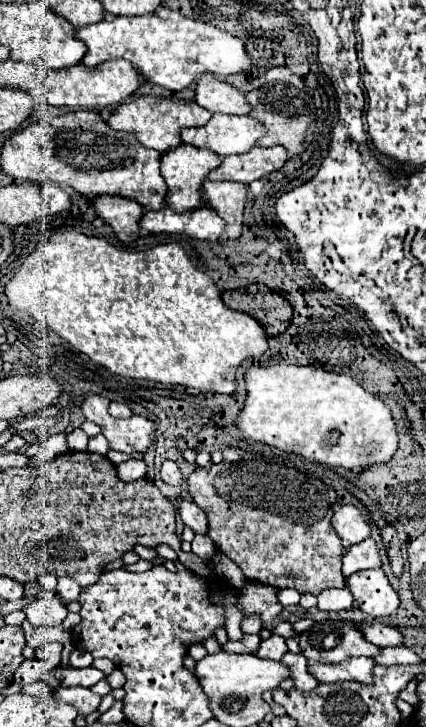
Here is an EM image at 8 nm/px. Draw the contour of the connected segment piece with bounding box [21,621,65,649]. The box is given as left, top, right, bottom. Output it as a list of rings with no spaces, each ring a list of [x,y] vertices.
[[[23,621],[23,631],[25,631],[25,639],[27,639],[27,645],[37,649],[49,641],[57,641],[63,637],[65,629],[61,627],[33,627],[29,621]]]

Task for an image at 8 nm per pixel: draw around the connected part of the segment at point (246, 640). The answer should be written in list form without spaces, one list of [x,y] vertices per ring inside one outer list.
[[[245,635],[241,641],[227,641],[223,649],[227,653],[255,653],[259,643],[261,643],[259,635]]]

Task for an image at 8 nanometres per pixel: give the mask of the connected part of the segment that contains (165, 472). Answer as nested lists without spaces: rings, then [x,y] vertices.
[[[163,461],[163,465],[161,465],[161,479],[165,481],[165,483],[169,483],[169,485],[179,485],[181,483],[181,471],[179,471],[179,467],[177,467],[177,463],[175,461]]]

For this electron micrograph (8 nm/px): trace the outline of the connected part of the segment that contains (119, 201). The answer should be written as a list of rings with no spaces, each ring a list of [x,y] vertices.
[[[105,195],[95,197],[91,203],[97,217],[111,225],[121,241],[135,241],[139,237],[139,219],[143,215],[143,207],[137,201]]]

